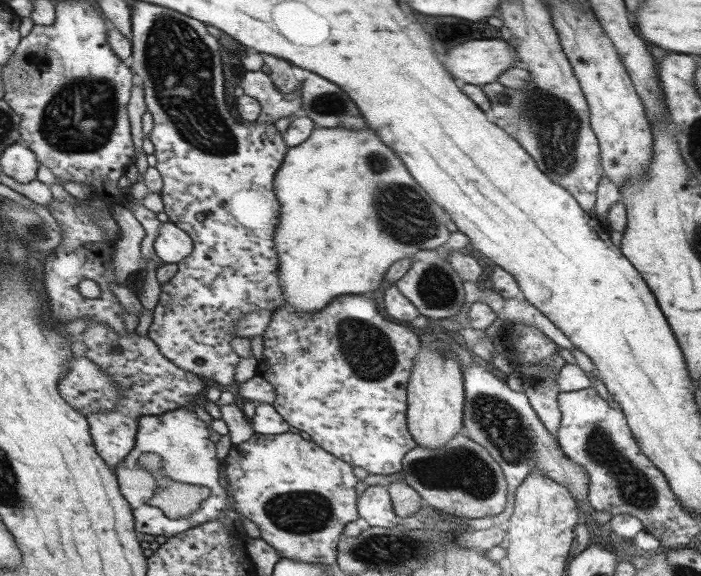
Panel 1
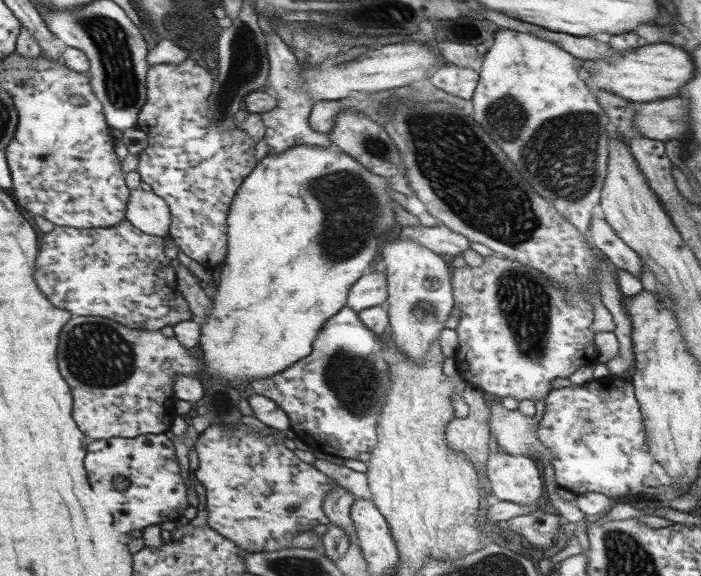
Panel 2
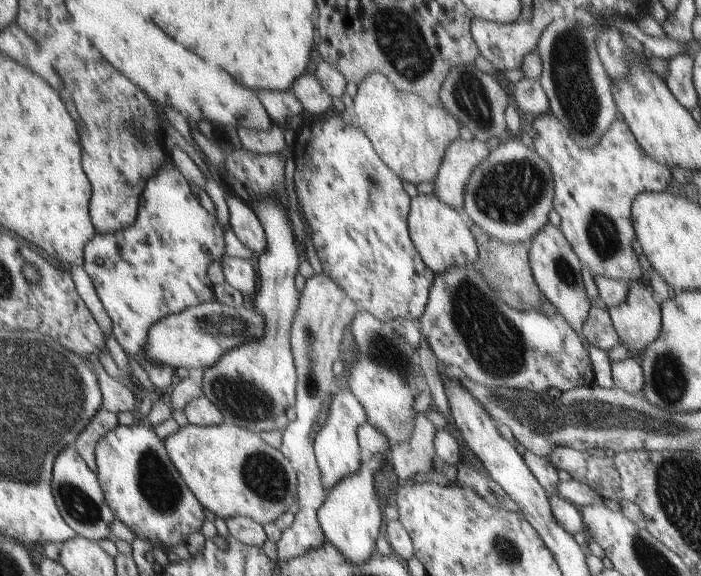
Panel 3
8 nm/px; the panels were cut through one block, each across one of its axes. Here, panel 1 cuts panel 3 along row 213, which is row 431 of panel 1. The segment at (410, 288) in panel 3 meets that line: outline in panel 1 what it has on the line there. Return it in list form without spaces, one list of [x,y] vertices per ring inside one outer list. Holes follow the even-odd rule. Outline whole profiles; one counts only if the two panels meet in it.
[[[367,294],[364,296],[340,296],[340,300],[336,300],[336,304],[332,304],[332,308],[328,308],[328,312],[322,312],[322,309],[319,312],[296,312],[296,310],[292,312],[292,309],[294,308],[282,305],[272,311],[272,321],[268,323],[262,336],[264,349],[262,350],[262,359],[257,364],[256,374],[274,386],[274,392],[276,392],[274,408],[279,411],[285,421],[288,421],[288,424],[309,434],[310,440],[320,445],[320,448],[327,449],[328,452],[353,467],[366,468],[370,475],[392,475],[395,472],[400,472],[402,458],[406,458],[408,452],[416,448],[417,445],[414,444],[407,427],[407,386],[410,373],[412,373],[412,365],[414,365],[414,356],[418,353],[416,334],[410,332],[406,326],[398,326],[394,322],[384,320],[384,316],[376,308],[376,302]]]

